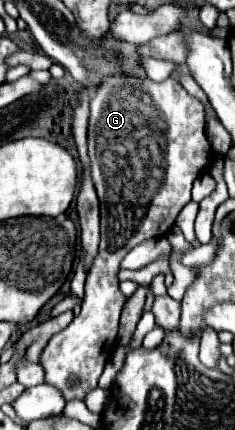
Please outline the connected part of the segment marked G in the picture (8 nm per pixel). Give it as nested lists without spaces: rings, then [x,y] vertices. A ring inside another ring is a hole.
[[[109,77],[103,81],[103,85],[97,89],[95,97],[91,99],[91,113],[89,113],[89,159],[91,159],[91,179],[95,183],[95,189],[97,189],[97,195],[99,195],[99,201],[101,201],[101,245],[99,245],[99,255],[95,257],[93,261],[93,267],[91,271],[87,273],[87,283],[85,283],[85,297],[83,297],[83,305],[81,305],[81,313],[71,321],[71,325],[67,329],[63,329],[61,333],[53,335],[49,345],[43,349],[43,355],[41,355],[41,365],[45,369],[45,383],[49,385],[55,385],[57,389],[63,391],[65,399],[83,399],[85,393],[89,393],[91,389],[97,387],[97,381],[105,369],[105,363],[109,361],[111,353],[115,351],[115,341],[117,341],[117,327],[119,327],[119,315],[123,311],[123,305],[127,303],[127,297],[121,293],[119,289],[119,277],[117,273],[121,271],[121,261],[123,257],[133,249],[137,247],[139,243],[143,241],[149,241],[149,239],[159,239],[159,237],[165,237],[167,233],[171,233],[173,225],[175,225],[175,219],[179,215],[179,211],[191,201],[191,187],[193,187],[193,181],[209,169],[211,165],[211,159],[213,159],[213,147],[207,139],[207,133],[205,133],[205,111],[203,111],[203,103],[189,95],[181,83],[173,81],[173,79],[165,79],[161,83],[155,83],[151,79],[137,79],[137,77]],[[71,377],[79,377],[79,383],[77,385],[71,385],[69,379]]]

